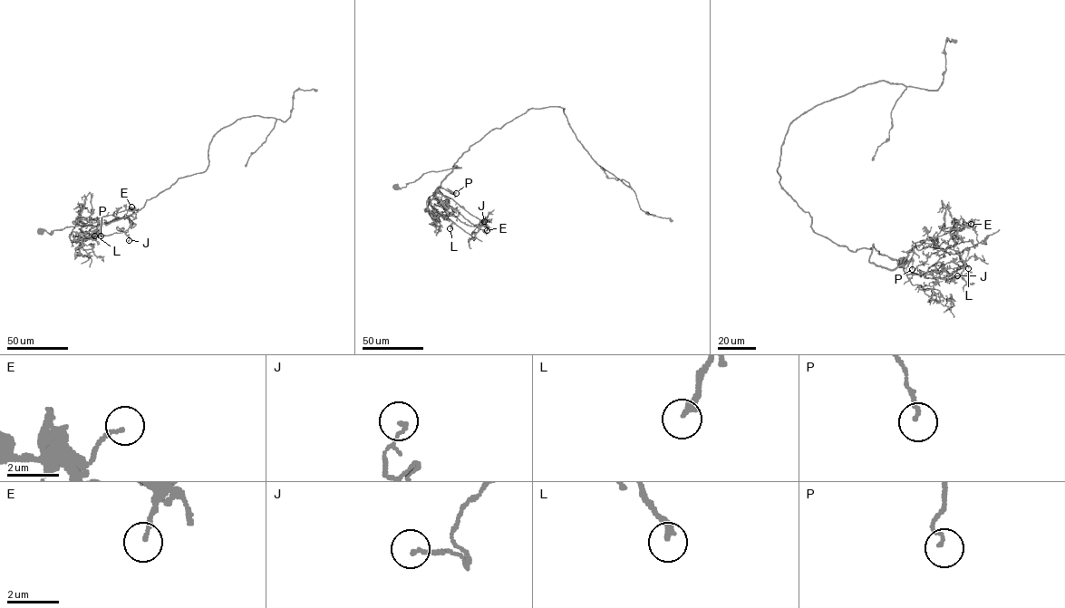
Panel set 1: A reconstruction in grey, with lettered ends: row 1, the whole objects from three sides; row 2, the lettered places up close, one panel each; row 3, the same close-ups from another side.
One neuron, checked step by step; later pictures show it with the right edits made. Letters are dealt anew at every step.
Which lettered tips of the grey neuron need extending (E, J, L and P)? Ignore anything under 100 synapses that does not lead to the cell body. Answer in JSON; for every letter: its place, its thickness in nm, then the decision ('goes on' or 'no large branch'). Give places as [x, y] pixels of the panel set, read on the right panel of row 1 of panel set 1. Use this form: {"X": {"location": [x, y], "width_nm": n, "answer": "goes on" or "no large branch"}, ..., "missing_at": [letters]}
{"E": {"location": [971, 224], "width_nm": 140, "answer": "no large branch"}, "J": {"location": [957, 275], "width_nm": 100, "answer": "no large branch"}, "L": {"location": [968, 268], "width_nm": 280, "answer": "no large branch"}, "P": {"location": [912, 269], "width_nm": 130, "answer": "no large branch"}, "missing_at": []}

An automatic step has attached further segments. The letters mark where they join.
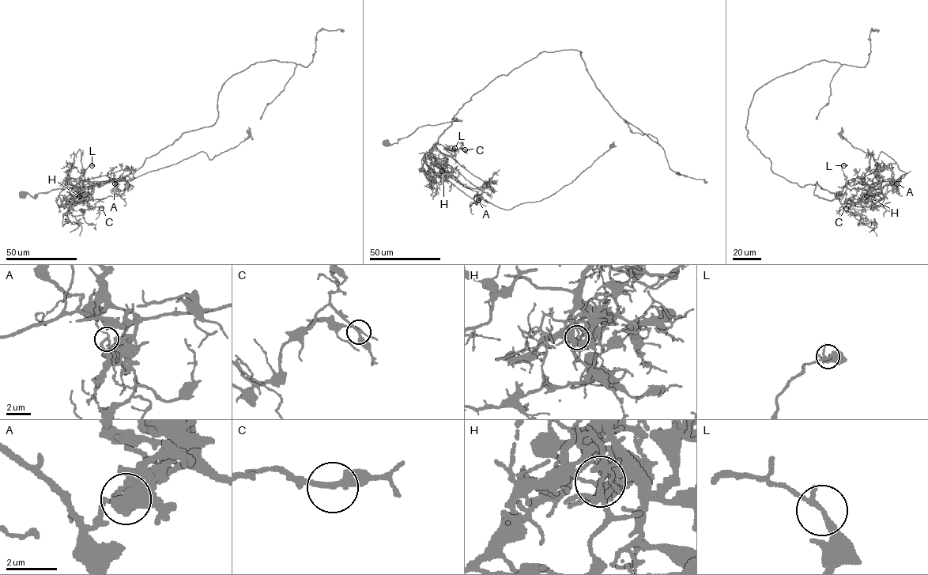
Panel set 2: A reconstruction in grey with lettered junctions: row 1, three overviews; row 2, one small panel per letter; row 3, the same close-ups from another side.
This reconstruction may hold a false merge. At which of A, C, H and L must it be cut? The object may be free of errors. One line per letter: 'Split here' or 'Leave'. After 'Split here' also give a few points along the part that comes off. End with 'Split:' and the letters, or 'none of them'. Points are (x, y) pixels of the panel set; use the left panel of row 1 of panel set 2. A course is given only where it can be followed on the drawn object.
A: Leave
C: Leave
H: Split here. Course of the part to remove: (79, 196), (84, 187), (127, 180), (201, 151), (212, 160), (243, 141), (249, 135), (248, 127)
L: Leave
Split: H

